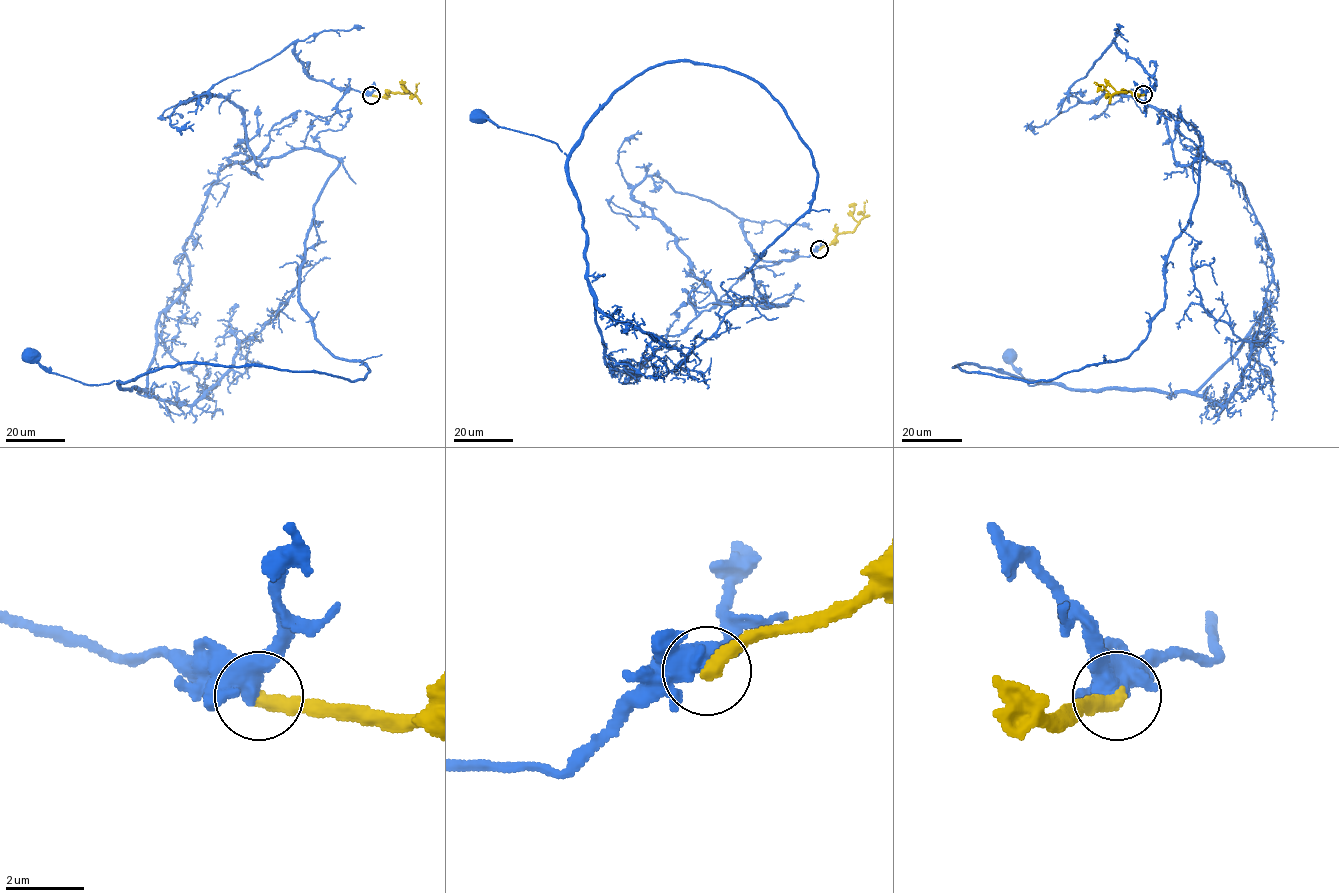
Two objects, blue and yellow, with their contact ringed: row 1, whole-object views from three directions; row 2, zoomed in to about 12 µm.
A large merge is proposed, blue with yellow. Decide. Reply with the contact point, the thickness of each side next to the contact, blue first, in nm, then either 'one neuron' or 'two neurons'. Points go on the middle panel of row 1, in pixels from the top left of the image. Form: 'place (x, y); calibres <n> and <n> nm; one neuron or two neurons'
place (819, 249); calibres 460 and 400 nm; two neurons

